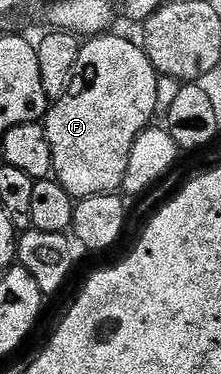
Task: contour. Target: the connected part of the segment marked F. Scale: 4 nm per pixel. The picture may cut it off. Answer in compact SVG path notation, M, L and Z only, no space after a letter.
M113 34L94 35L82 42L73 80L69 82L64 97L50 106L43 120L47 141L51 145L53 175L77 201L92 195L112 195L124 188L131 145L135 145L135 137L139 137L139 133L154 122L159 74L141 45Z

